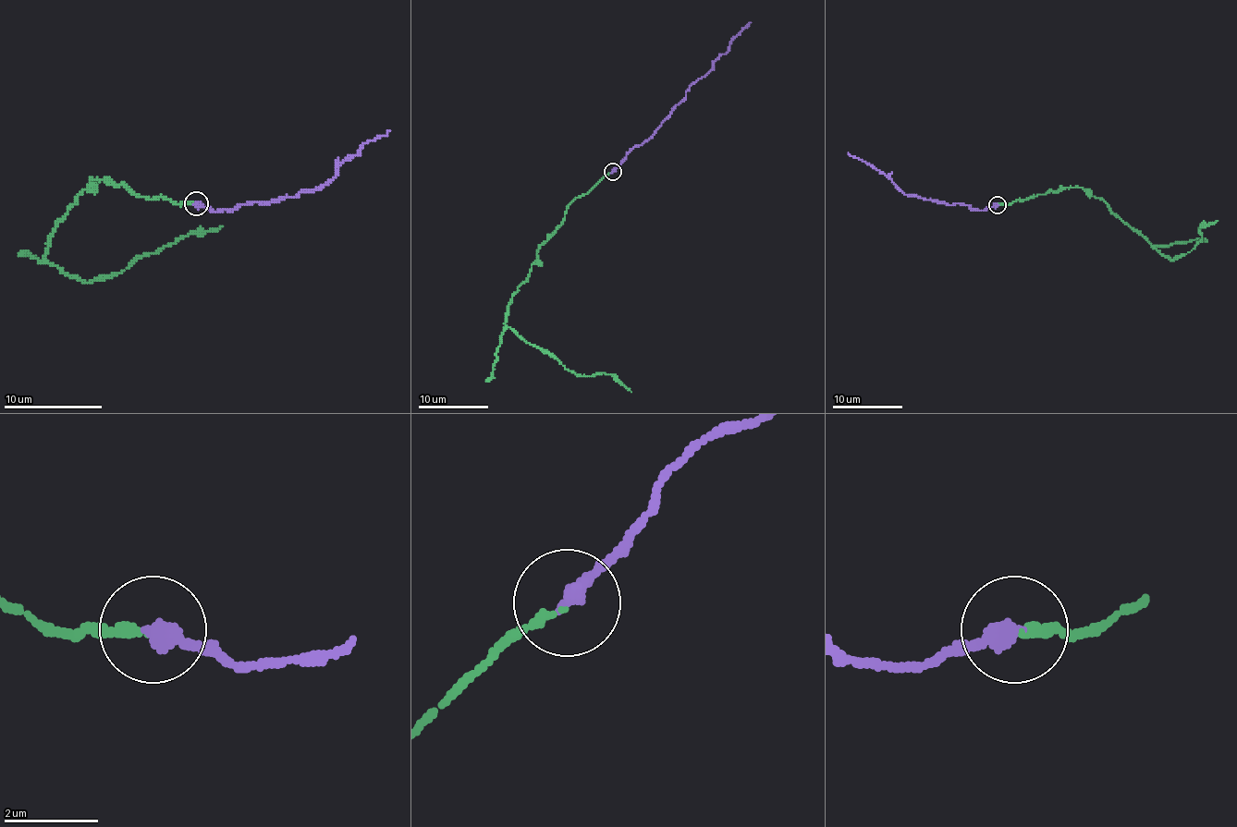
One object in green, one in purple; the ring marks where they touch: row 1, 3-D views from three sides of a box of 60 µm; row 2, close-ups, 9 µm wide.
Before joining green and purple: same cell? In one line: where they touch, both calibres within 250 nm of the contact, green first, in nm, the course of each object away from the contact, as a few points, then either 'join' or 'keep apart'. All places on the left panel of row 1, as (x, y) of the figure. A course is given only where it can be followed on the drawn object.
at (196, 203); 170 nm thick on the green side, 360 nm on the other; green runs (195, 204), (90, 179), (55, 226), (45, 258), (92, 283), (222, 226); purple runs (195, 204), (213, 212), (237, 209), (313, 192), (336, 175), (337, 164), (389, 130); join

